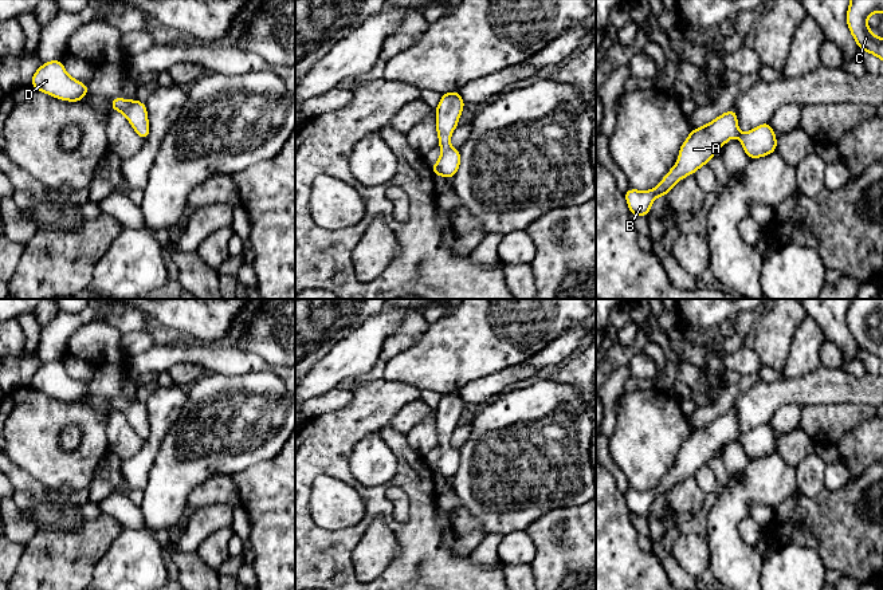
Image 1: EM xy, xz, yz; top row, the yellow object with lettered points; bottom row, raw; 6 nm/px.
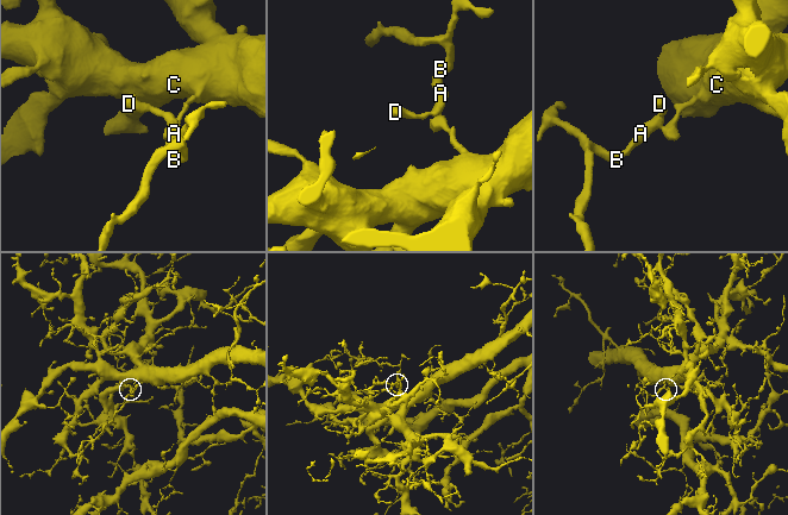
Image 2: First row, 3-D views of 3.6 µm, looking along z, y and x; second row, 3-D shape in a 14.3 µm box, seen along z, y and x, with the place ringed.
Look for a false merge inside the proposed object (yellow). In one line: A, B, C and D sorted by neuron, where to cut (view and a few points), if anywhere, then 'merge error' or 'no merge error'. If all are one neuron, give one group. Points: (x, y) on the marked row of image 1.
groups A B C D; cut none; no merge error

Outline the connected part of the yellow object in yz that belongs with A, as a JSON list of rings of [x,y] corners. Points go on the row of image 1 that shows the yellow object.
[[[730,109],[713,122],[691,130],[679,149],[679,161],[655,189],[628,189],[624,193],[629,212],[645,217],[656,197],[667,196],[678,181],[688,174],[694,174],[702,165],[706,165],[715,152],[723,148],[733,137],[739,138],[747,158],[765,157],[777,150],[777,137],[769,122],[762,123],[747,133],[741,133],[738,129],[737,113]]]

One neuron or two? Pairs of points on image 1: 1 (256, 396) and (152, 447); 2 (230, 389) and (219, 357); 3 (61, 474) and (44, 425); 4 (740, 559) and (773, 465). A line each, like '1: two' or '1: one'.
1: two
2: two
3: one
4: one

